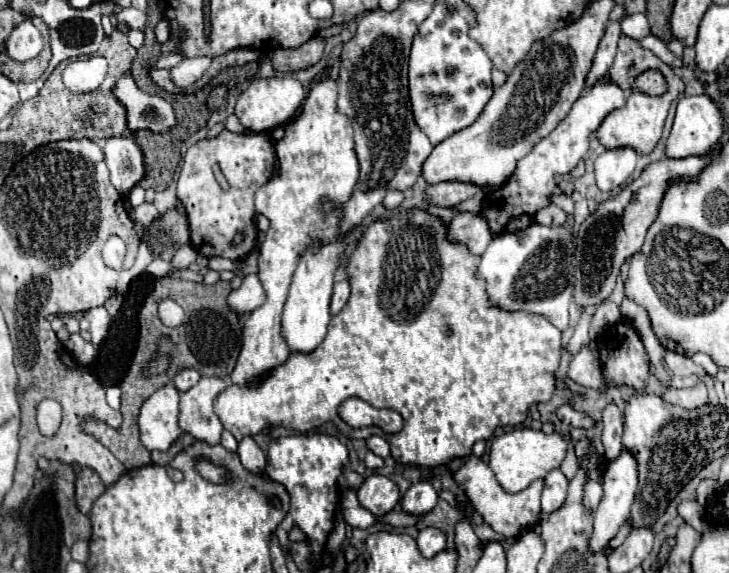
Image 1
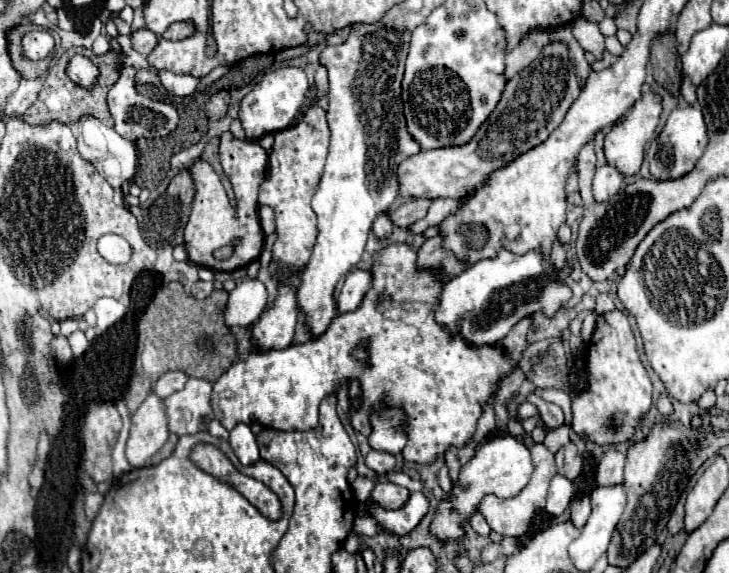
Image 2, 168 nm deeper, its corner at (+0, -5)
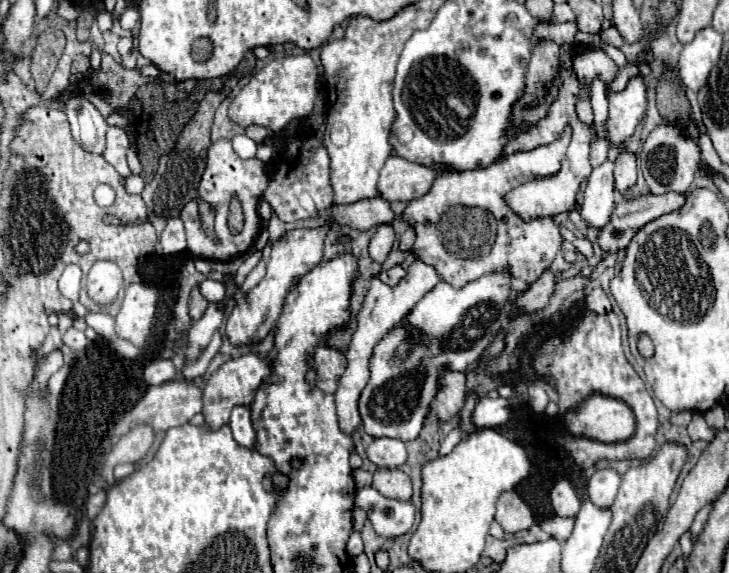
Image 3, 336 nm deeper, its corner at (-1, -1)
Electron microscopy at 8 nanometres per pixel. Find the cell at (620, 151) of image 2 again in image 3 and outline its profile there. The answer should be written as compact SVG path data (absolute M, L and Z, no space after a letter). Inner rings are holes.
M626 148L618 152L616 162L614 162L614 180L616 180L616 190L624 192L626 188L636 184L636 156L628 152Z

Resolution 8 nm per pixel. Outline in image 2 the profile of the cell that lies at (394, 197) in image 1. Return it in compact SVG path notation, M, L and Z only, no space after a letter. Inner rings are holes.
M379 214L377 220L373 222L373 234L377 240L383 240L383 238L389 238L391 236L391 220L385 216L385 214Z

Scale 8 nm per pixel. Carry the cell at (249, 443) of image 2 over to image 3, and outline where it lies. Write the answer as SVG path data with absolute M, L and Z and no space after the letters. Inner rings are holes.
M236 406L230 416L230 428L234 434L234 440L242 448L256 448L256 432L250 420L250 410L244 406Z

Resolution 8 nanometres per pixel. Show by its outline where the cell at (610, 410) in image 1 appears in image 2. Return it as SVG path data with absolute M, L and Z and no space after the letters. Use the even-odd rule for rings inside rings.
M609 450L603 460L599 462L595 470L595 482L597 486L617 486L623 482L623 466L625 466L625 454L619 454L617 450Z

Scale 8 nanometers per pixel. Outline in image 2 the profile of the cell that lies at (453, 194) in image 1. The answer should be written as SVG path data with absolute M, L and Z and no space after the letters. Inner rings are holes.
M413 198L403 202L397 210L387 210L387 216L391 218L391 222L399 228L407 228L409 224L421 220L427 214L431 200L429 198Z

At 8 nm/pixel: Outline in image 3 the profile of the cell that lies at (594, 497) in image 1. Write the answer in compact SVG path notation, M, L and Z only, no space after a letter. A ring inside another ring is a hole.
M554 516L554 518L548 518L544 522L540 522L540 526L554 538L558 540L566 540L570 534L572 534L572 528L574 528L574 518L564 518L564 516Z

